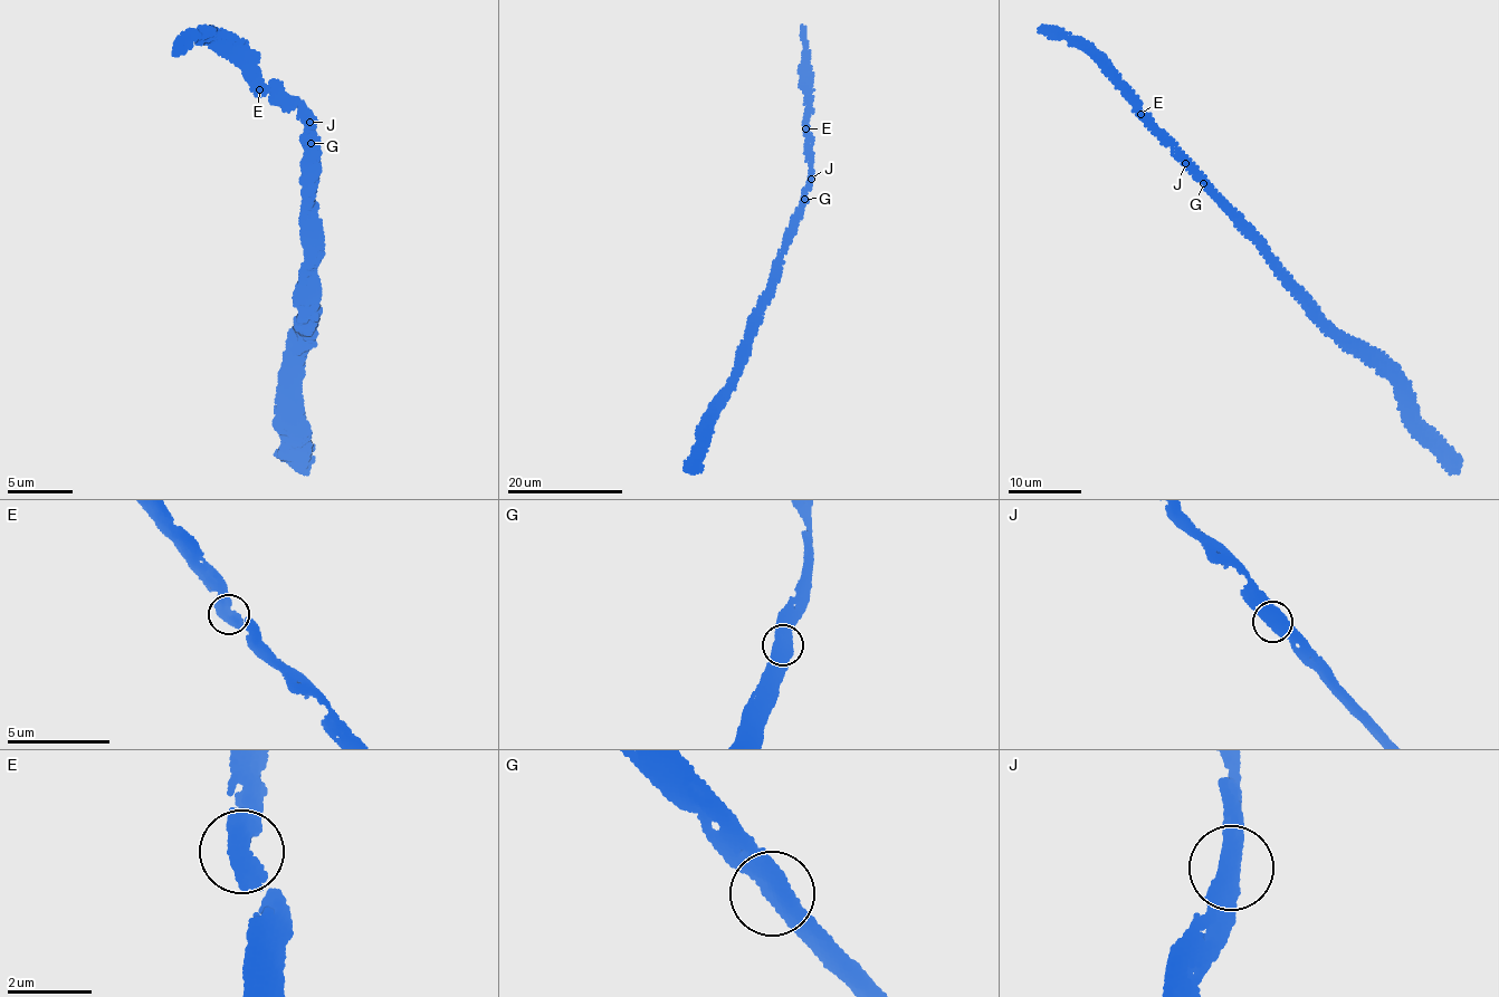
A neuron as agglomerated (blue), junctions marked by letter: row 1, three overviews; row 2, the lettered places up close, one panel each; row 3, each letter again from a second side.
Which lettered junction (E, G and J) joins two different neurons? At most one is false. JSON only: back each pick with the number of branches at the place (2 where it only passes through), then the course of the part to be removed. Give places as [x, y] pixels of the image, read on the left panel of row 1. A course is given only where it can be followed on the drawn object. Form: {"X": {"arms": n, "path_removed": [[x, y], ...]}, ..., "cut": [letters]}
{"cut": []}

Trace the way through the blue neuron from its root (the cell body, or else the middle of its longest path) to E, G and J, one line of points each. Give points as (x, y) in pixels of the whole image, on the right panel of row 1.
E: (1266, 246), (1172, 143), (1164, 143), (1141, 115)
G: (1266, 246), (1238, 213), (1203, 183)
J: (1266, 246), (1238, 213), (1185, 163)

